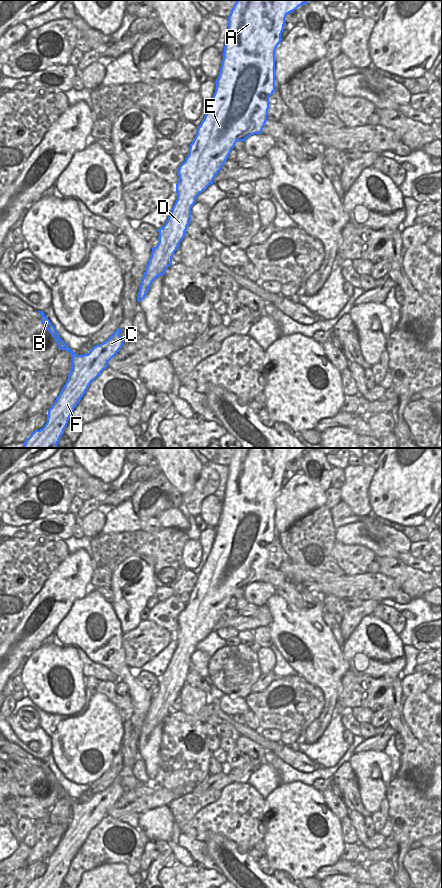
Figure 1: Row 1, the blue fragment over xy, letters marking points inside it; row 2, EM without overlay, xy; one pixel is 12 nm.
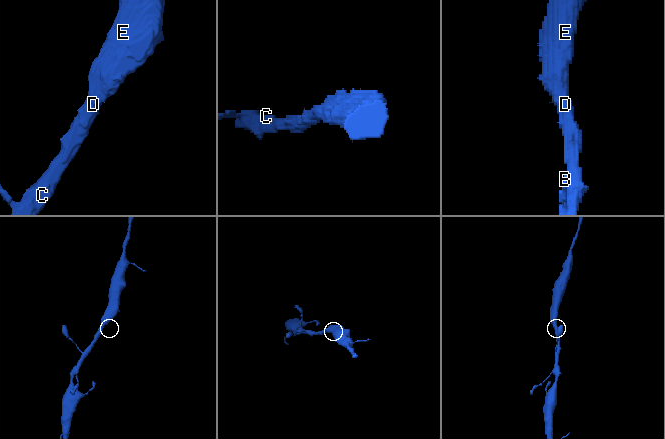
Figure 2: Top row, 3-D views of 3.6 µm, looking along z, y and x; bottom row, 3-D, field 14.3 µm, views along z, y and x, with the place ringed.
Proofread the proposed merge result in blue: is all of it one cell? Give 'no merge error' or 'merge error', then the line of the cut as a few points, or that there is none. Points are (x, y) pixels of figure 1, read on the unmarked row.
no merge error | no cut

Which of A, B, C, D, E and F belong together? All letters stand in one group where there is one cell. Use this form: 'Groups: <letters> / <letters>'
Groups: A B C D E F

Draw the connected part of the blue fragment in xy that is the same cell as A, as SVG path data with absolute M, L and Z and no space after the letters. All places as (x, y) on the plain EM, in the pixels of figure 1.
M237 448L234 452L228 465L228 479L216 538L203 569L197 575L189 602L177 619L177 648L165 673L158 678L159 690L152 696L137 742L138 750L145 746L152 730L164 723L172 712L172 705L186 684L196 645L213 632L236 590L245 590L248 585L261 582L267 569L269 546L275 539L275 498L282 488L285 466L307 450L308 448Z

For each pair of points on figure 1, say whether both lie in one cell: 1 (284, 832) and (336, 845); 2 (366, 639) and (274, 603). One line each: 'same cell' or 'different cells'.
1: same cell
2: different cells

